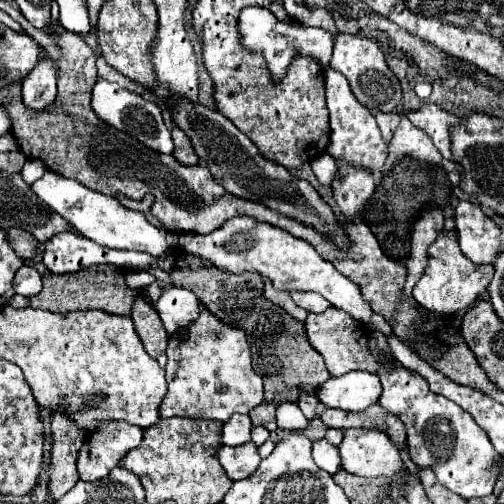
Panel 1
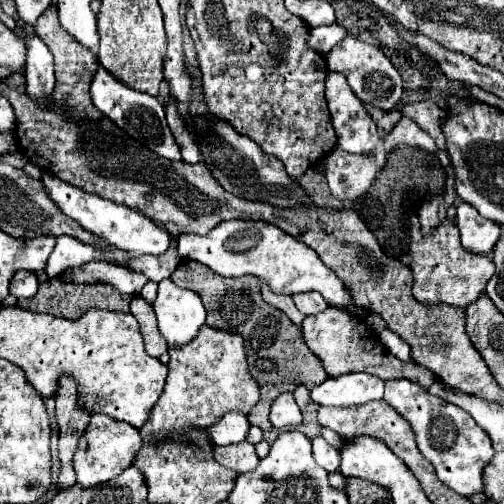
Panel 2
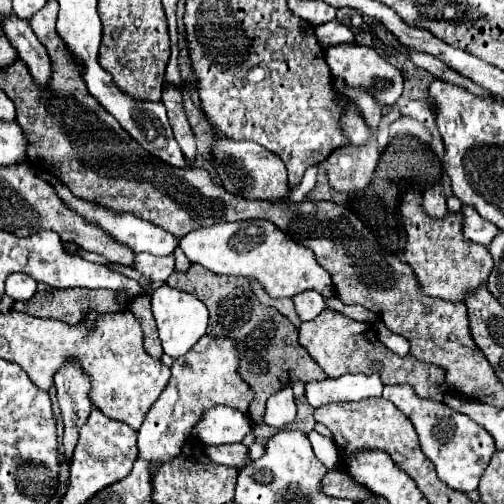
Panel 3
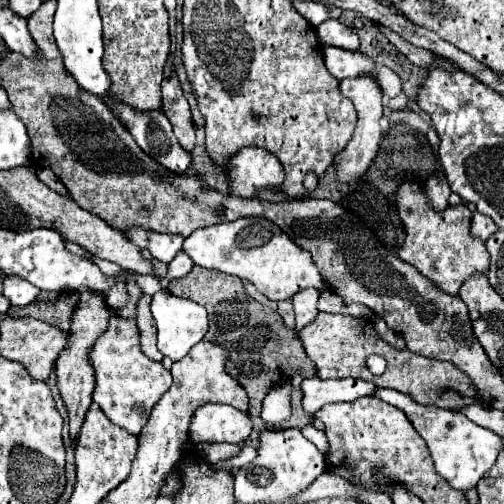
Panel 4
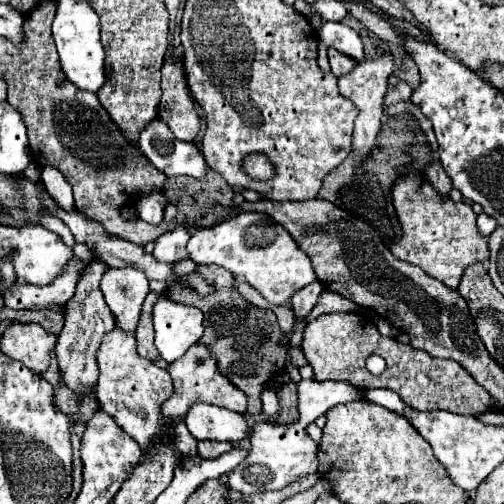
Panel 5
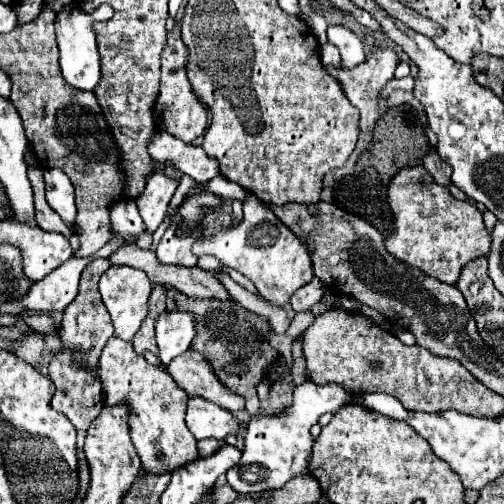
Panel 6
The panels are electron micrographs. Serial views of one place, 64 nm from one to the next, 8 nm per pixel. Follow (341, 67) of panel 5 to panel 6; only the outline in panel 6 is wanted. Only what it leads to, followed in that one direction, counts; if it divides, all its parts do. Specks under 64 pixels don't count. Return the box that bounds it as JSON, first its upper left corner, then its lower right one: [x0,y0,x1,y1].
[320,44,340,68]

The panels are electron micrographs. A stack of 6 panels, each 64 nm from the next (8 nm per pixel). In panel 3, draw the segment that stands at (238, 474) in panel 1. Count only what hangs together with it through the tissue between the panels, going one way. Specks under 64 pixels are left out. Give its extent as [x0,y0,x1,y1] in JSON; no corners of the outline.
[206,444,248,468]

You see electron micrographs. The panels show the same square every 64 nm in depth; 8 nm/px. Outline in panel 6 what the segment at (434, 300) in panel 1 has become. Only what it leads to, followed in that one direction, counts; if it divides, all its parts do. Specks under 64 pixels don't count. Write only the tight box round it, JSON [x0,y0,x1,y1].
[384,166,490,284]

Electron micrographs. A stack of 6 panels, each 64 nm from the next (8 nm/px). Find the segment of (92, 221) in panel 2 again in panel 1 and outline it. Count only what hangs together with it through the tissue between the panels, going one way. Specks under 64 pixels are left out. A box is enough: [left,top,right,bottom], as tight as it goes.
[32,170,168,258]

